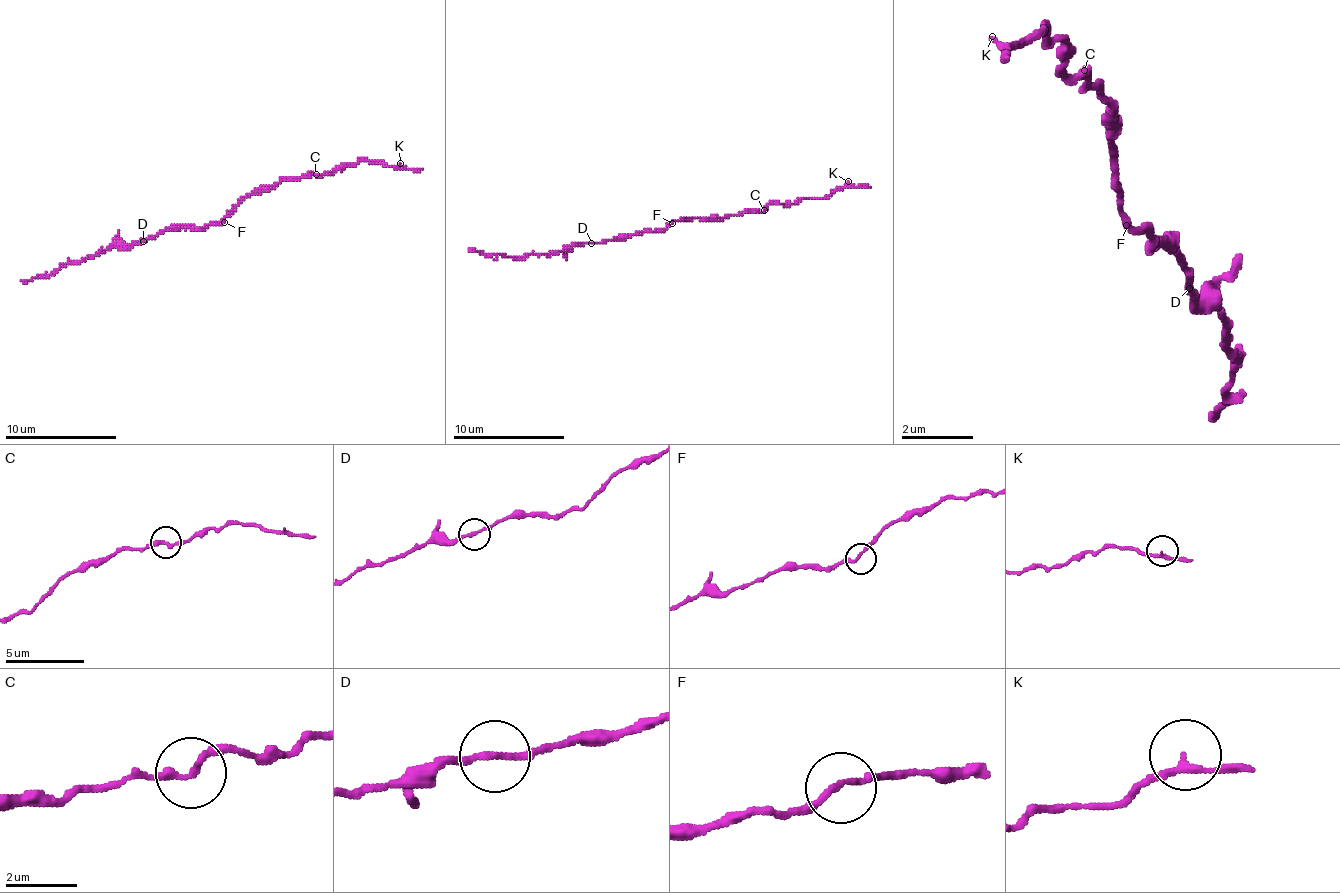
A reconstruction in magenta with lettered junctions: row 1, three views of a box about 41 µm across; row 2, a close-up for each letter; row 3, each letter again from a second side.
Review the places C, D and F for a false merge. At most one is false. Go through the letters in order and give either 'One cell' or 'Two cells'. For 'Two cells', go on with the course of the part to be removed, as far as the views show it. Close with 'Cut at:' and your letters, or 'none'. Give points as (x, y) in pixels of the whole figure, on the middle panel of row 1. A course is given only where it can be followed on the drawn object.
C: One cell
D: One cell
F: One cell
Cut at: none

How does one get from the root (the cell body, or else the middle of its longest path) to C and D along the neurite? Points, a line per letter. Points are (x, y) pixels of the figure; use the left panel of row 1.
C: (222, 219), (252, 194), (269, 191), (283, 180), (316, 175)
D: (222, 219), (205, 227), (171, 227), (143, 241)

